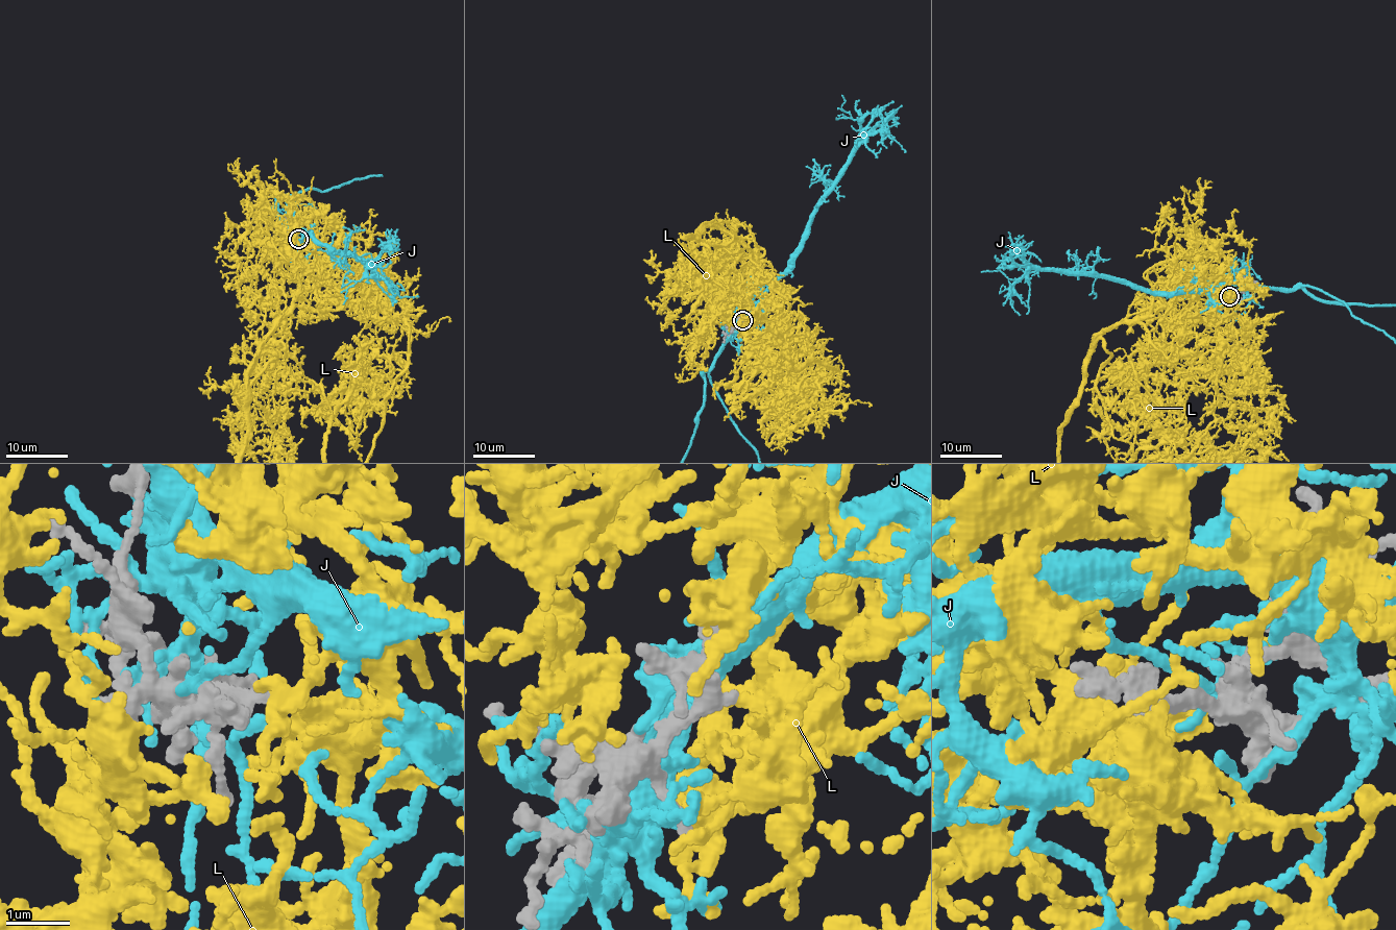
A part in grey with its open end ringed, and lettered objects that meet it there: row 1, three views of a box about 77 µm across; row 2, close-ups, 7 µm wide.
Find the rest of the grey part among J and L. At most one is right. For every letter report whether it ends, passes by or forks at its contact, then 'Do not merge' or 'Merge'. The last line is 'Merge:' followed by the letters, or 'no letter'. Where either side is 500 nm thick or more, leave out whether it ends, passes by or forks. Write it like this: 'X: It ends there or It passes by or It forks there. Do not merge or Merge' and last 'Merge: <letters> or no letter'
J: It ends there. Do not merge
L: It passes by. Merge
Merge: L

